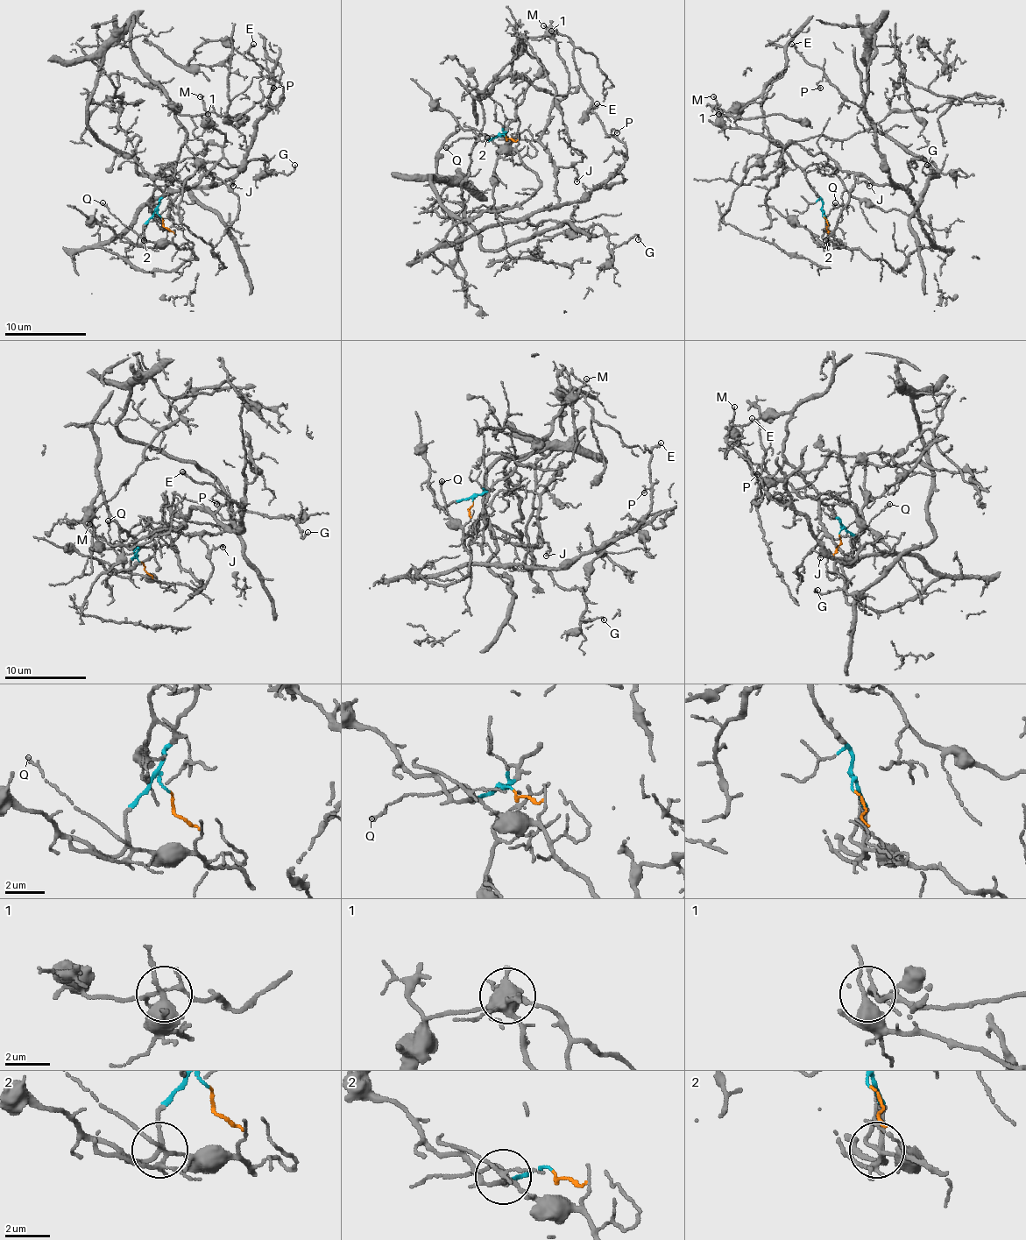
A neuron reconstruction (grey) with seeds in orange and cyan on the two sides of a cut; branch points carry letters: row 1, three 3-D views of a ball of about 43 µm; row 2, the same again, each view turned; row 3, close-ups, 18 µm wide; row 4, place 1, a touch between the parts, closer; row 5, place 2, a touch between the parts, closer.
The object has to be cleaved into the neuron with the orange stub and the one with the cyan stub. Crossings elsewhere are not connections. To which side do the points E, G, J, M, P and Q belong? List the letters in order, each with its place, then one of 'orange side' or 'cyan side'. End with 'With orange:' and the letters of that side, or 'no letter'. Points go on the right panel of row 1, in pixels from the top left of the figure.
E: (791, 44) | orange side
G: (927, 165) | orange side
J: (869, 186) | orange side
M: (713, 96) | orange side
P: (820, 88) | orange side
Q: (835, 202) | orange side
With orange: E, G, J, M, P, Q

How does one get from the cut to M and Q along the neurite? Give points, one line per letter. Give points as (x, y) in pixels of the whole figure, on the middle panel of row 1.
M: (505, 137), (519, 143), (539, 187), (456, 224), (448, 243), (557, 202), (541, 137), (569, 82), (543, 24)
Q: (505, 137), (519, 143), (512, 147), (496, 145), (482, 135), (460, 137), (445, 147)

